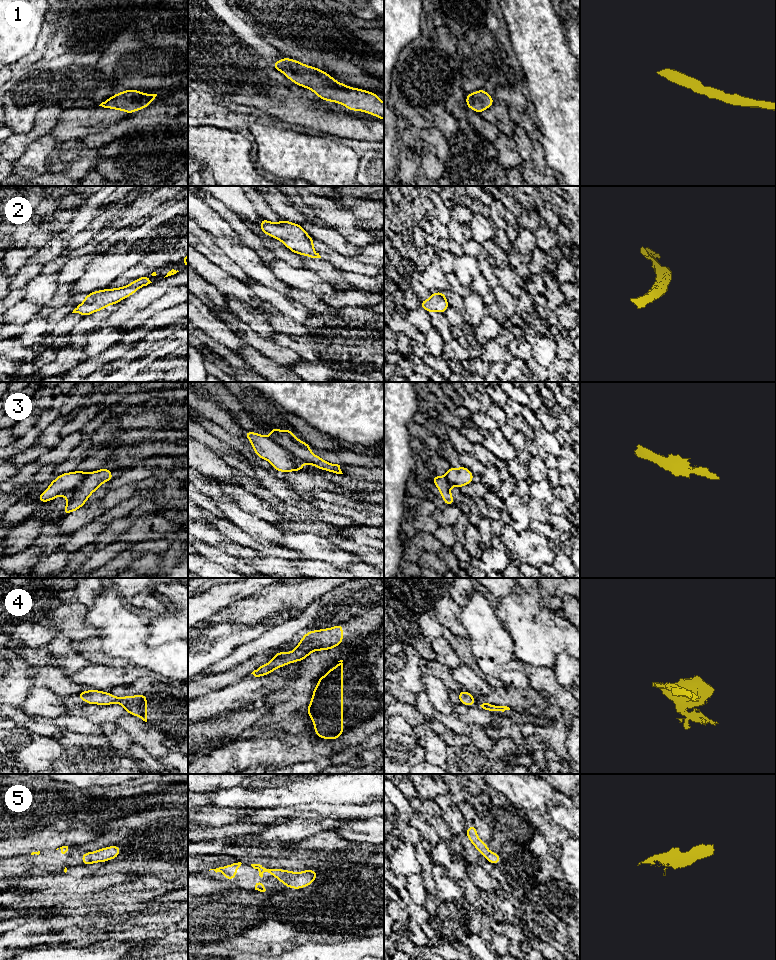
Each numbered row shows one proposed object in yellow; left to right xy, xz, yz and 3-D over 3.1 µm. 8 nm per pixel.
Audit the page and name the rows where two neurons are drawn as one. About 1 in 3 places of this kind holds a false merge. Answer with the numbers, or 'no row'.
3

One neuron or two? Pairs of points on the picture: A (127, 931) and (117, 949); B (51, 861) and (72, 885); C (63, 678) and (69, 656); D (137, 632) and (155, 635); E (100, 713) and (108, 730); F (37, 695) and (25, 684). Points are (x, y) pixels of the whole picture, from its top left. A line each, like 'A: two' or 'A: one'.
A: two
B: two
C: two
D: two
E: two
F: two

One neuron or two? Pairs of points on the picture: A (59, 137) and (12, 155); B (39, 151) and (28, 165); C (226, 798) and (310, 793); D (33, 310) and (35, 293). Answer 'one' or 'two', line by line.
A: two
B: one
C: one
D: two

